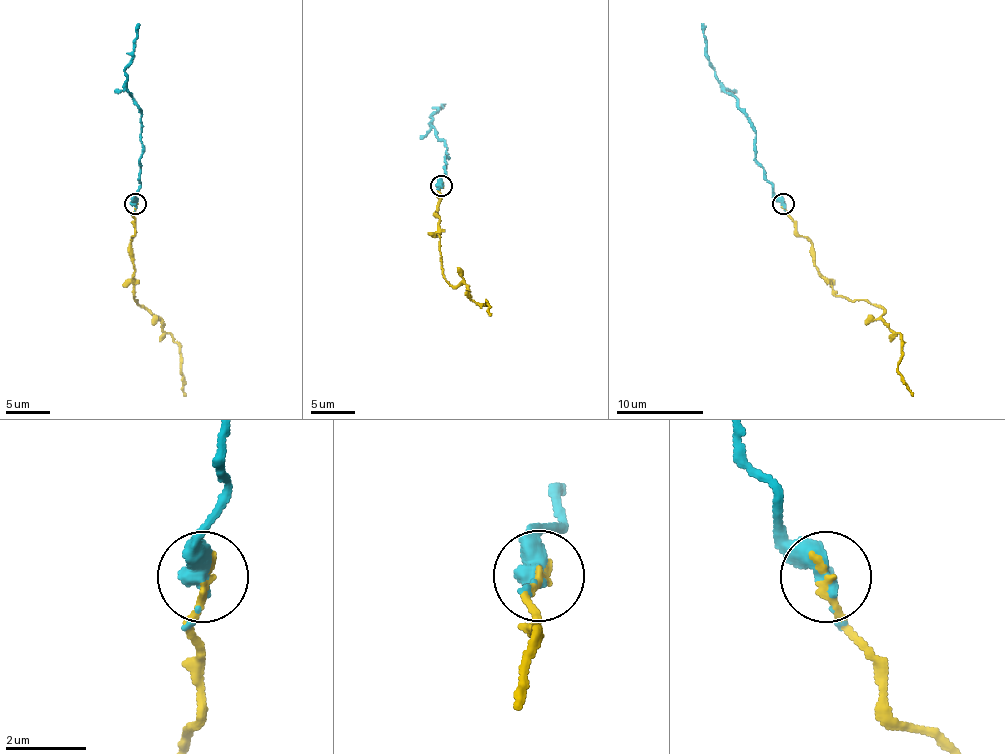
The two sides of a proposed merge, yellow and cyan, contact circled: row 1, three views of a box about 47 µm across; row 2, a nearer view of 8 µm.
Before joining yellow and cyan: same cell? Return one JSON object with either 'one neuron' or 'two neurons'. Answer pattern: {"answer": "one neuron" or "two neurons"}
{"answer": "one neuron"}

